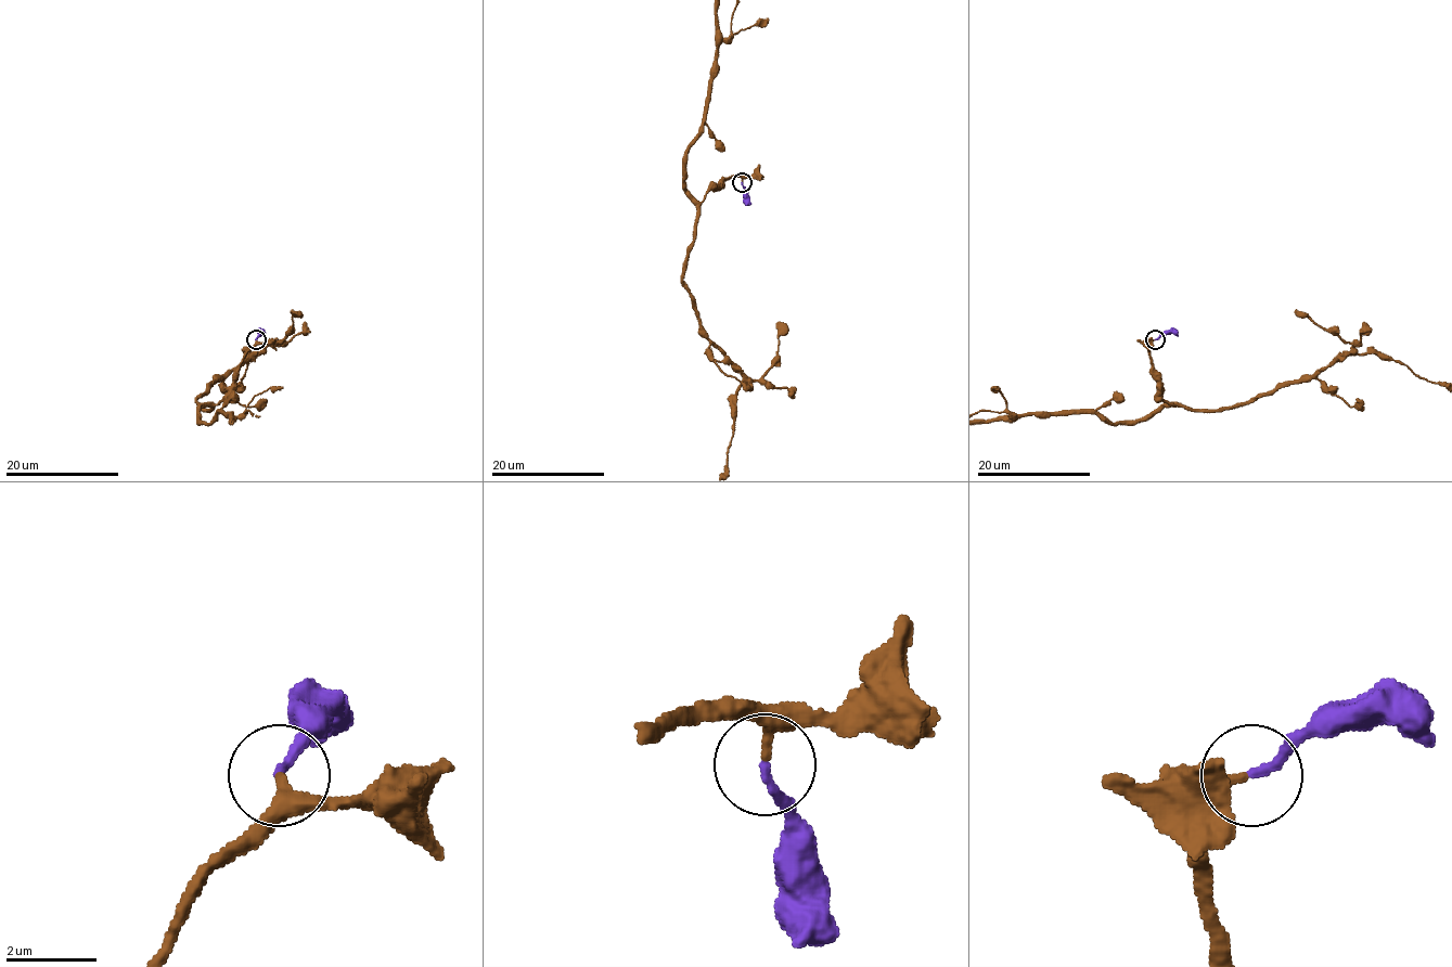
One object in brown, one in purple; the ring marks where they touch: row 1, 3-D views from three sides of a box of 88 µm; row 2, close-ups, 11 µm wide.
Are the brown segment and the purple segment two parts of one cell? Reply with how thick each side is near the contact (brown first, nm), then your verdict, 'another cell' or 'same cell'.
200/190 nm | same cell

